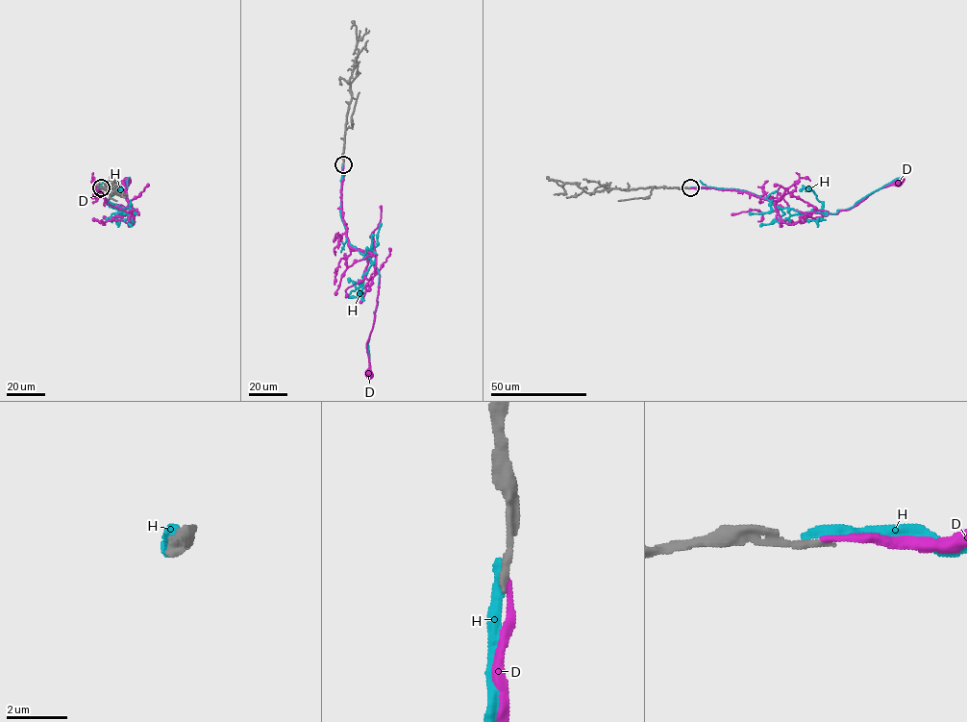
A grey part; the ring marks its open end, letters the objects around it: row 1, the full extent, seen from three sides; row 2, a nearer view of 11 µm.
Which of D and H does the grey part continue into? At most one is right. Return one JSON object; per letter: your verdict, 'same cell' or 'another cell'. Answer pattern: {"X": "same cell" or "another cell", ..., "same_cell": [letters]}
{"D": "same cell", "H": "another cell", "same_cell": ["D"]}

